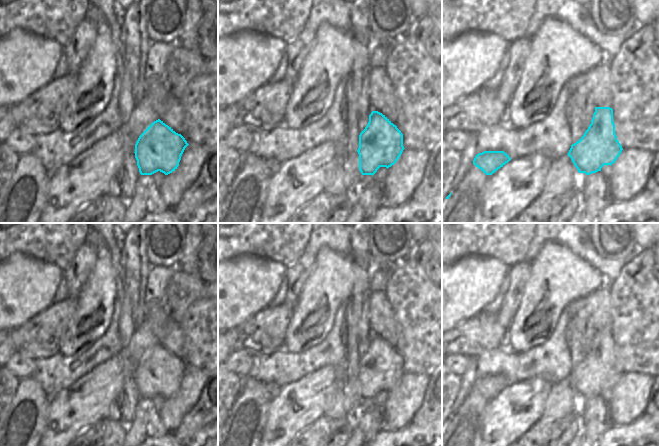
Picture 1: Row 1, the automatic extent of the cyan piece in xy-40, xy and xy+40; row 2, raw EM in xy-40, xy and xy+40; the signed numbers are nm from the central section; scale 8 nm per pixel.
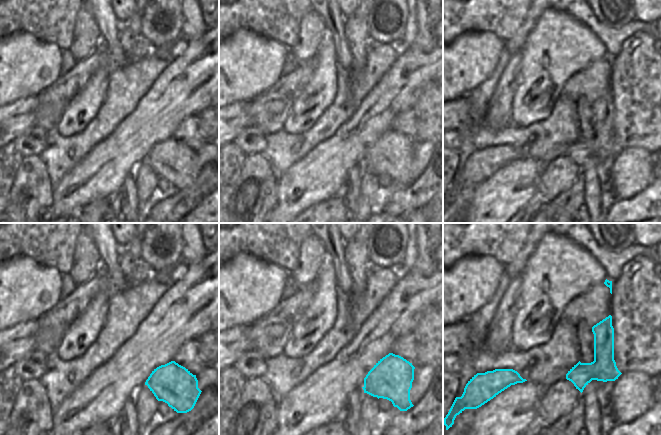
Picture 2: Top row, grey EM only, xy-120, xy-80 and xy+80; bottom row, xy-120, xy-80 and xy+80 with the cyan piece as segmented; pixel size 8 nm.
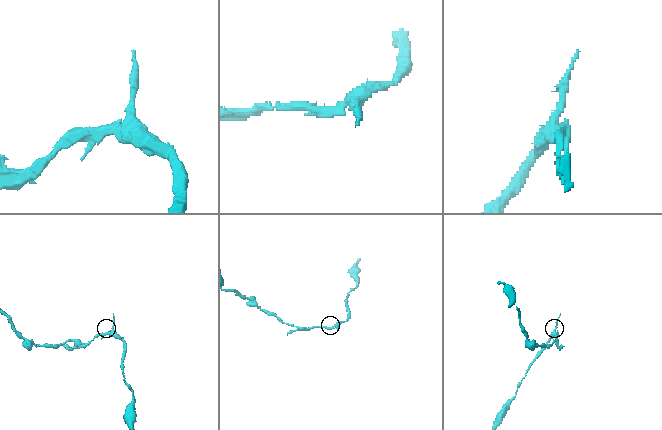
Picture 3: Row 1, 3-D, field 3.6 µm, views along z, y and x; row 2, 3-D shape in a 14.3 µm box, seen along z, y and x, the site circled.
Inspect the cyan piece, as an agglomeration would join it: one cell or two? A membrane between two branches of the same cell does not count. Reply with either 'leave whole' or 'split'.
split

